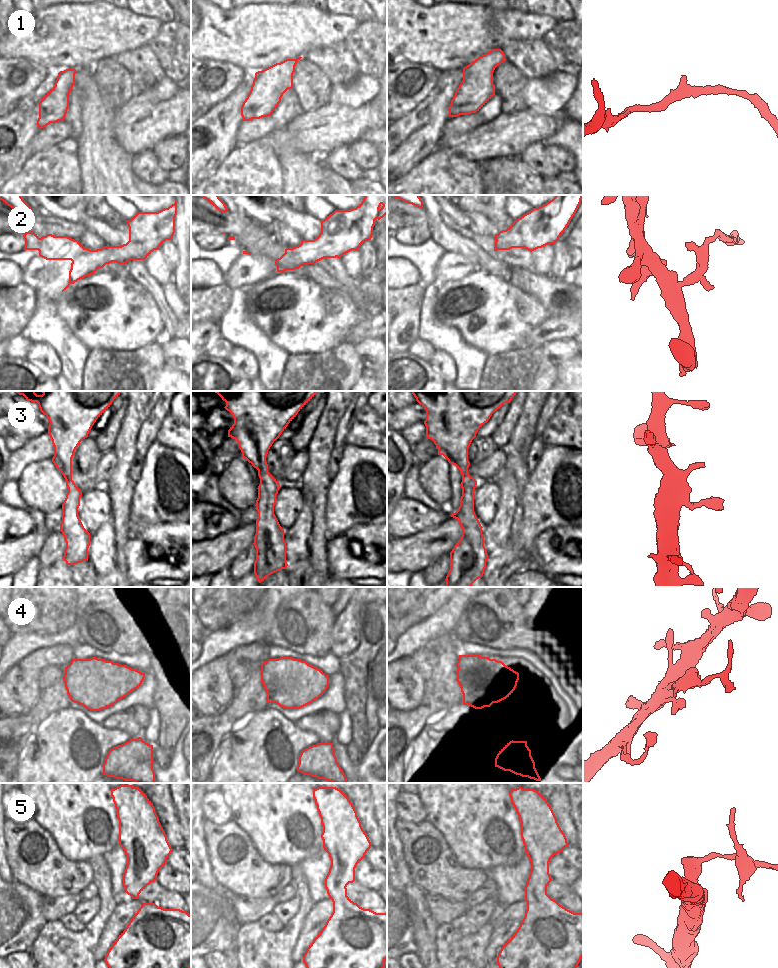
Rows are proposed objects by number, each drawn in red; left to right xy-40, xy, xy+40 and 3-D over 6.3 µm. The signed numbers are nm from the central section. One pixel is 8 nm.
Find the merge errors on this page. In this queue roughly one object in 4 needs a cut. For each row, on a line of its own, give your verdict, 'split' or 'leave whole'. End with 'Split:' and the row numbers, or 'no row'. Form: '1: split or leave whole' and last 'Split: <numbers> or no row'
1: leave whole
2: split
3: leave whole
4: split
5: split
Split: 2, 4, 5

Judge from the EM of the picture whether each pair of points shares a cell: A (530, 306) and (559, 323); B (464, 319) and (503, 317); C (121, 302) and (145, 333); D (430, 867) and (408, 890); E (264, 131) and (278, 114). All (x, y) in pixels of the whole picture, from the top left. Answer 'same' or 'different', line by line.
A: different
B: same
C: same
D: different
E: different

